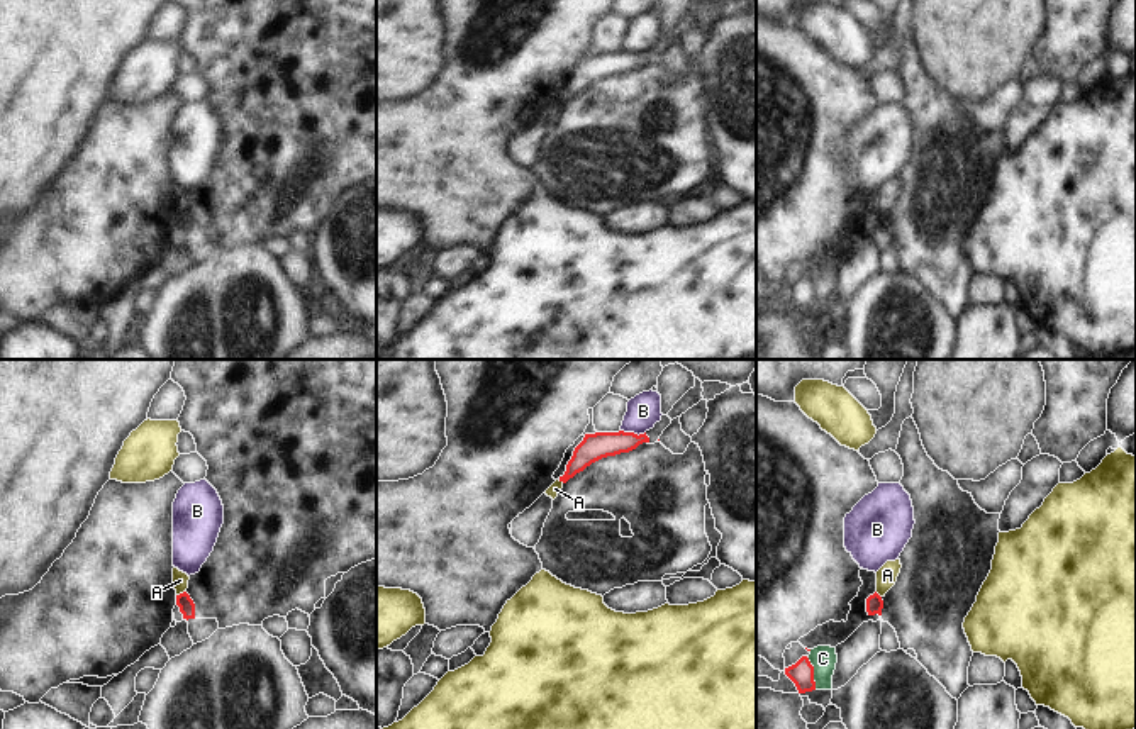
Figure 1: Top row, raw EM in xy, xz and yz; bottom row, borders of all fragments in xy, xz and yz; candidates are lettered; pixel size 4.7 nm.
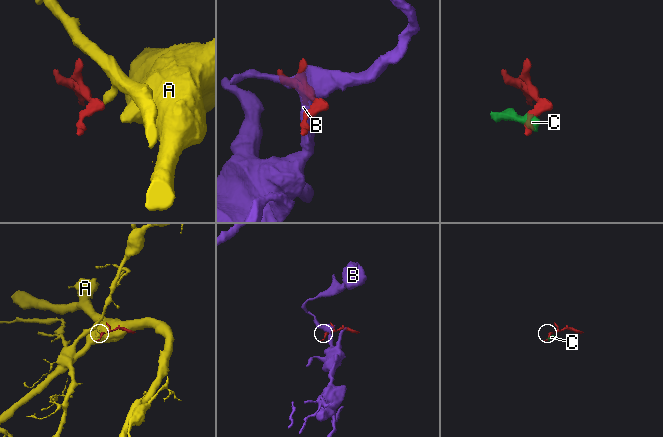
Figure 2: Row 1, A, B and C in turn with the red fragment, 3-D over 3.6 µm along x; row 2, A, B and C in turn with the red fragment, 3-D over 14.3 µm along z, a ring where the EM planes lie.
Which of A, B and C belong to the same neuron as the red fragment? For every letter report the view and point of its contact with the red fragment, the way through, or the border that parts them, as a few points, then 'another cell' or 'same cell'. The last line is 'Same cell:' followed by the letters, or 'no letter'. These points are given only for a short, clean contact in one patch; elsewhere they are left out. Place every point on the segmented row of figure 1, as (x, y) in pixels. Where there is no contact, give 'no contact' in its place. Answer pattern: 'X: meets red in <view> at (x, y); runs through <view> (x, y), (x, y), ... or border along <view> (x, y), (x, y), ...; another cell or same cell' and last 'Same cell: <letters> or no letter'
A: meets red in xy at (180, 594); border along xy (185, 590), (177, 595); another cell
B: meets red in xz at (633, 433); another cell
C: meets red in yz at (813, 673); border along yz (807, 658), (813, 667), (816, 689); another cell
Same cell: no letter

